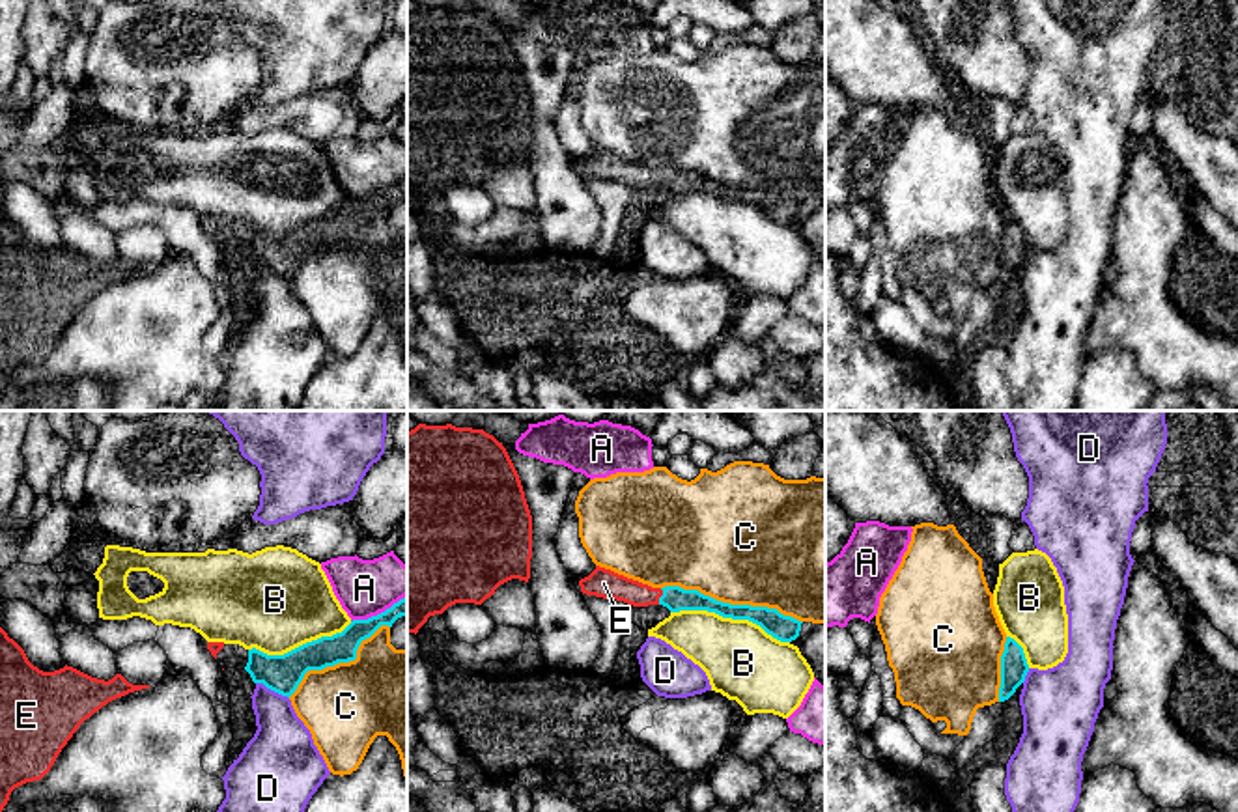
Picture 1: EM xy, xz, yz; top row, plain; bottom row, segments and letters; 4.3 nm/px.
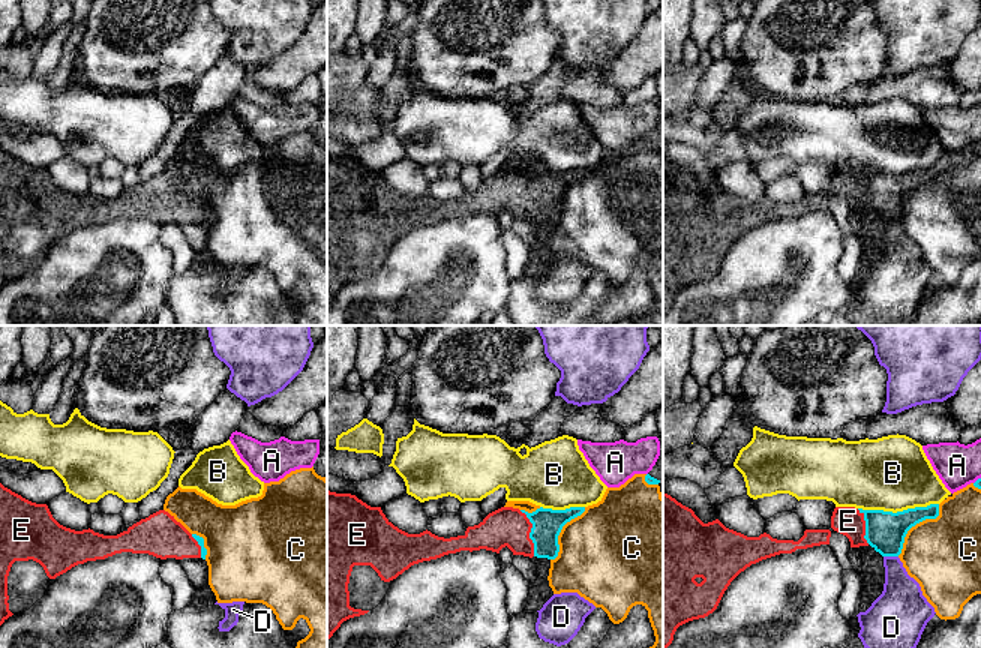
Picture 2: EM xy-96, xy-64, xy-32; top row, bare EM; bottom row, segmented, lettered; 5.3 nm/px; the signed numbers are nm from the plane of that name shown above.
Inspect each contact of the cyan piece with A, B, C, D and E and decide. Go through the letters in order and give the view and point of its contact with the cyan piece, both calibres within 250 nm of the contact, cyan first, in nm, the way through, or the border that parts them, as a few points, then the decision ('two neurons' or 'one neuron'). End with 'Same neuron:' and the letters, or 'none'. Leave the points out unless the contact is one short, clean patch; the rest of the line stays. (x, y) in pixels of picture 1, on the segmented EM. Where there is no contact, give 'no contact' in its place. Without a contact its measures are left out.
A: xy (378, 615) | 130/240 nm | along xy (406, 594), (383, 611), (351, 622) | two neurons
B: xz (731, 616) | 110/320 nm | two neurons
C: xz (732, 605) | 110/480 nm | two neurons
D: xy (273, 689) | 160/260 nm | along xy (256, 682), (288, 699) | two neurons
E: xz (661, 596) | 110/120 nm | across xz (675, 598), (661, 596), (641, 596), (605, 583) | one neuron
Same neuron: E

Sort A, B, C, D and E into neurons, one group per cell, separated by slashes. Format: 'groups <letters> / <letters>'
groups A / B / C / D / E

